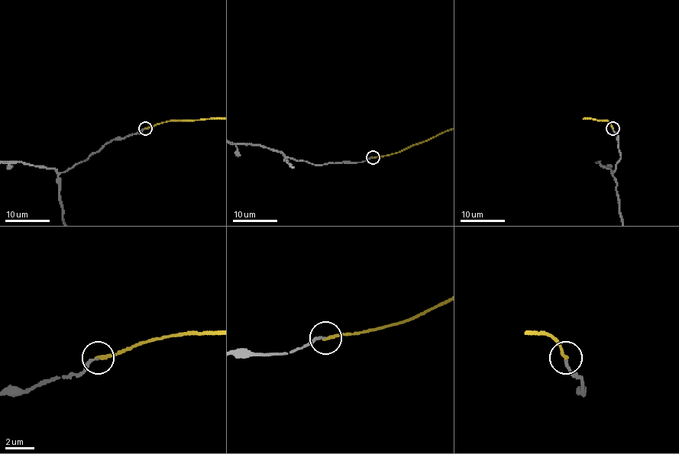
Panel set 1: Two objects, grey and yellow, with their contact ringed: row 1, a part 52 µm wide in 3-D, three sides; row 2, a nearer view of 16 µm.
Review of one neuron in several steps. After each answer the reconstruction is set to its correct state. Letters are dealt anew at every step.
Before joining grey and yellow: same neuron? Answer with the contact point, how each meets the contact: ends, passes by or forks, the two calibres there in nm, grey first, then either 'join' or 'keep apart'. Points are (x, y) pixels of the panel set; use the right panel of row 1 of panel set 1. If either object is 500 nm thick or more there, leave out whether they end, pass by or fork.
(612, 128) | grey ends | yellow ends | 160/240 nm | join

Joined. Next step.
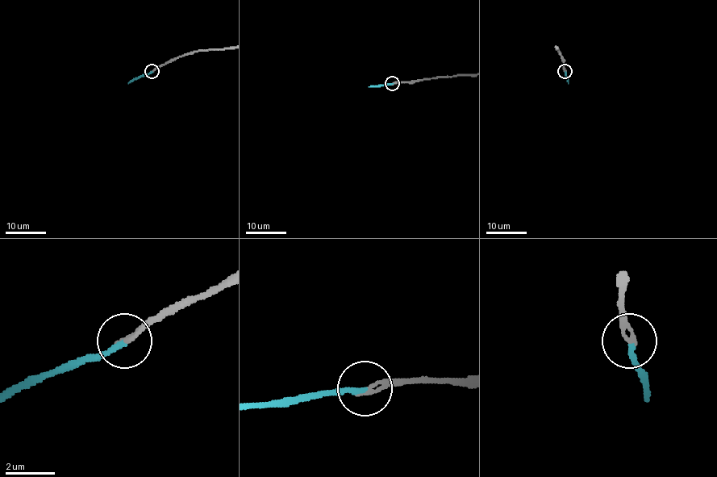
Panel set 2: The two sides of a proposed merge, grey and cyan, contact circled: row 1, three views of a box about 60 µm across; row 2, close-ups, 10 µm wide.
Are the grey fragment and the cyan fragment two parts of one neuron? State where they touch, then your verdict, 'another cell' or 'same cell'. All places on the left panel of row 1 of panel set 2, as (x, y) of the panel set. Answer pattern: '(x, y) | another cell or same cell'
(152, 71) | same cell

